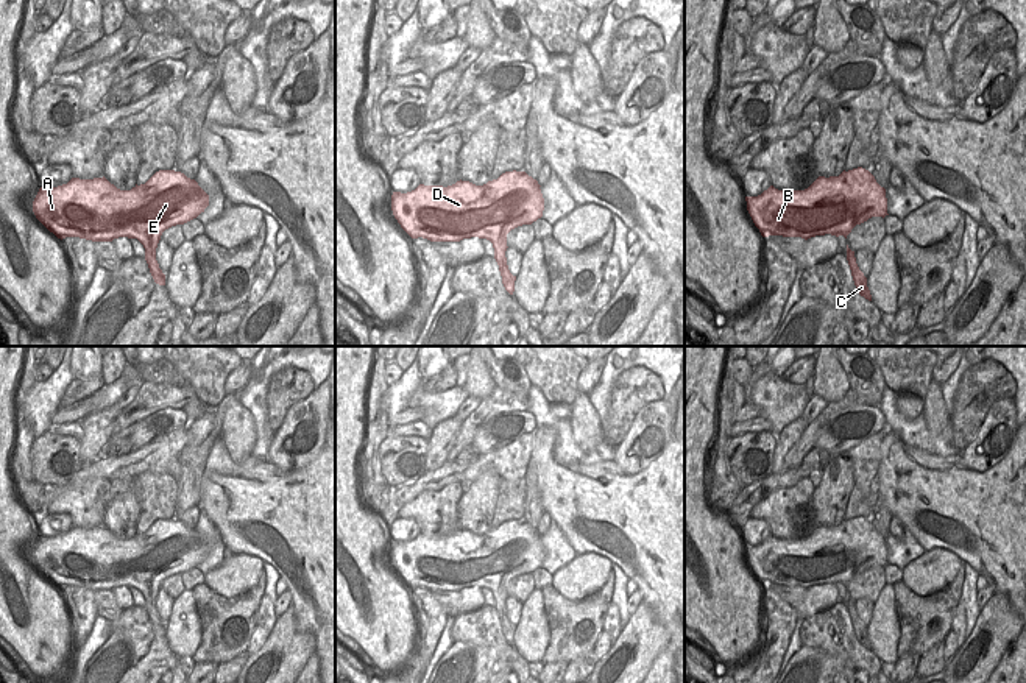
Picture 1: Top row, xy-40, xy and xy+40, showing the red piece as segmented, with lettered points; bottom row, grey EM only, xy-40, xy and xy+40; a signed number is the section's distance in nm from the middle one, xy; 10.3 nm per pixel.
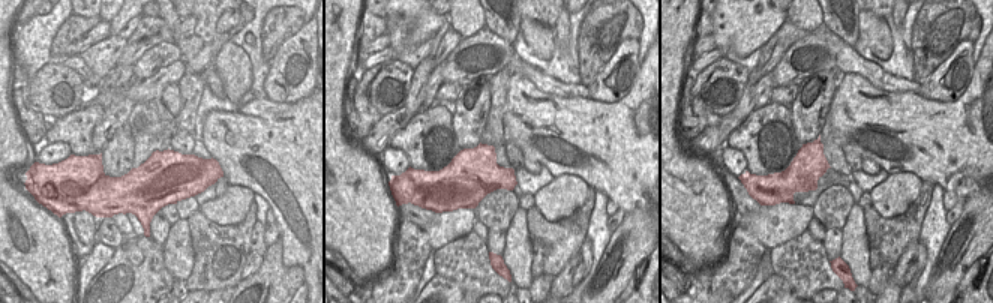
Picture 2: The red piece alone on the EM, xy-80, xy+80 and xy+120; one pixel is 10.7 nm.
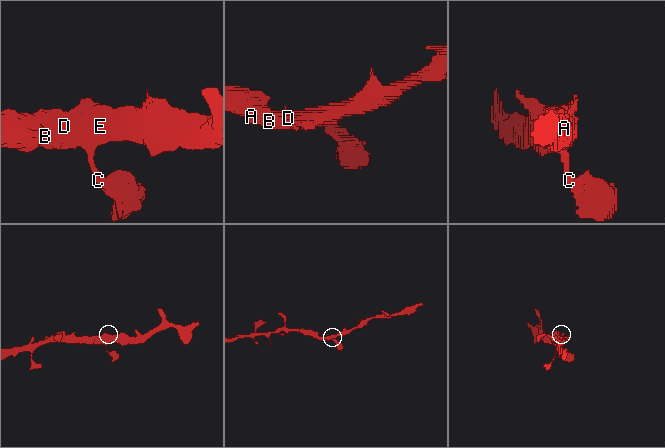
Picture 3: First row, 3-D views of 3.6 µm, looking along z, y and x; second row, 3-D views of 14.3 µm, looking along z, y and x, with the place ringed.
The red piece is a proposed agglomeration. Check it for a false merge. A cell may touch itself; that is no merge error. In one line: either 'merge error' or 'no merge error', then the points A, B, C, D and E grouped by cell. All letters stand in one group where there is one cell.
no merge error; groups A B C D E

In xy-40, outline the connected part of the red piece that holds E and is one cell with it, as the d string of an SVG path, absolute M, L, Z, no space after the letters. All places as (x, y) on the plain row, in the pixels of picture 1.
M159 519L145 533L120 540L104 526L72 527L58 536L41 536L34 550L36 568L58 588L80 586L92 591L112 591L119 586L137 588L145 597L145 610L156 633L165 635L165 624L156 610L156 597L165 579L196 568L209 555L209 544L195 529L181 521Z

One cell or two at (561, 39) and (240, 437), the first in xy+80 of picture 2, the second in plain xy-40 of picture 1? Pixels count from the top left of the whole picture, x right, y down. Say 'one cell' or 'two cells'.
one cell

